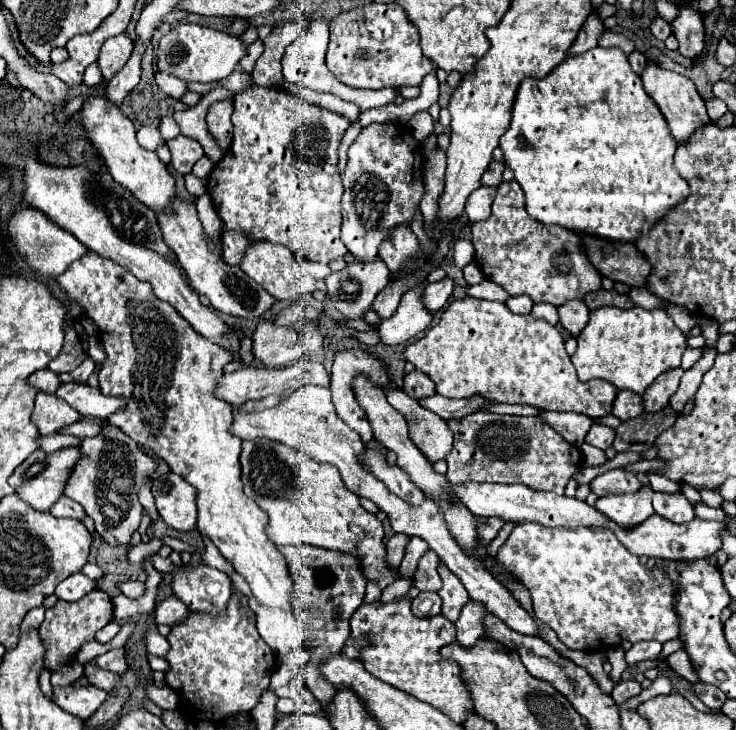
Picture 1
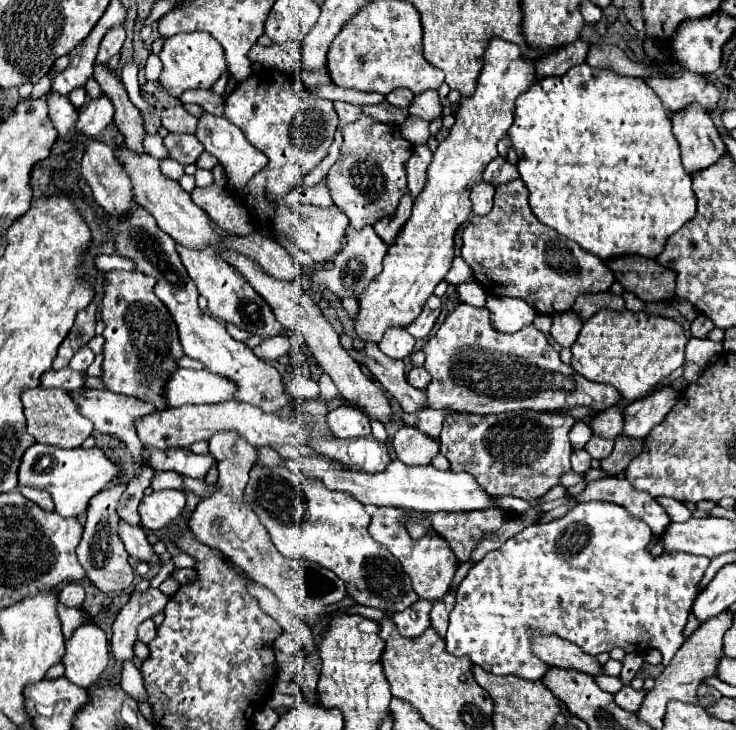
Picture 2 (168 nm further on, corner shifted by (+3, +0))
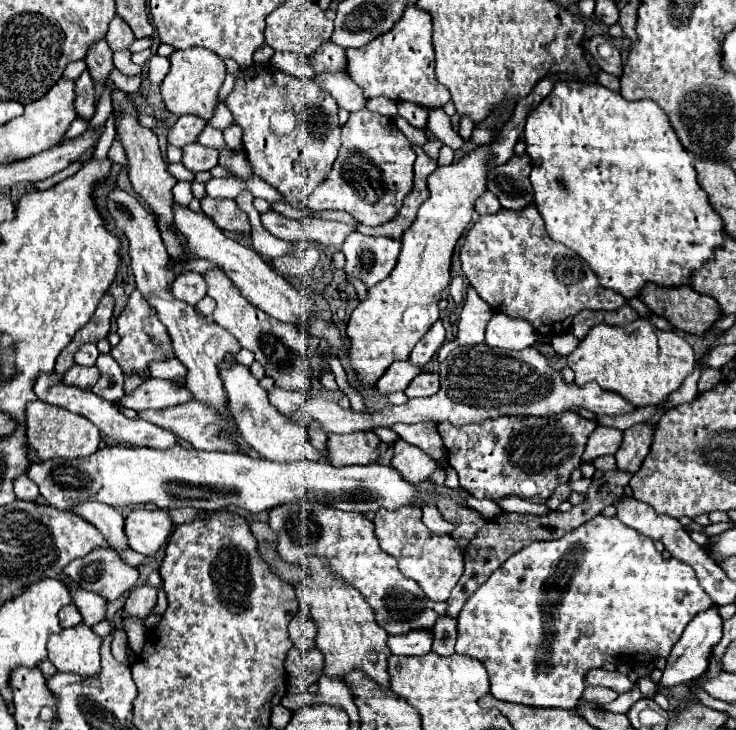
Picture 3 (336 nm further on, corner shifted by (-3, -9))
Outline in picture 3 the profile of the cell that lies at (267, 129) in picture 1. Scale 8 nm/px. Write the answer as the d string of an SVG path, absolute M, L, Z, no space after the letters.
M266 67L246 81L244 75L240 75L224 103L244 131L244 151L254 173L262 175L262 179L276 187L294 207L306 207L304 197L326 179L338 157L340 123L336 101L312 81L302 81Z

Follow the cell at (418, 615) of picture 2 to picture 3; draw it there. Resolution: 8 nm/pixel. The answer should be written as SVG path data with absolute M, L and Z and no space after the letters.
M412 629L412 633L388 637L388 647L394 655L426 655L432 649L432 631Z

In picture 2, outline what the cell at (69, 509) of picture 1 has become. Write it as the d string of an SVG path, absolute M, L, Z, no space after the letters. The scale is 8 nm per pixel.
M20 486L20 492L22 492L24 498L36 502L40 508L44 508L44 510L54 510L52 498L50 498L50 494L46 494L44 490L40 490L40 488L32 488L32 486Z

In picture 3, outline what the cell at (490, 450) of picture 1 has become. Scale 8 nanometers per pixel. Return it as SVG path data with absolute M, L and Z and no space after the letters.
M560 413L550 419L542 417L500 417L472 425L448 425L440 423L438 433L448 449L448 463L458 471L460 487L468 489L476 499L502 501L508 497L520 497L530 503L546 503L554 487L570 481L570 473L580 465L588 435L596 429L596 421L588 421L578 413Z

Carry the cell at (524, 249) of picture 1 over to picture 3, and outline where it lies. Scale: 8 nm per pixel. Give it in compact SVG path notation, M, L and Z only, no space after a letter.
M536 205L520 211L500 209L494 215L480 217L468 229L460 259L470 285L494 311L528 319L544 337L568 331L572 317L582 309L614 311L626 303L620 293L602 289L582 257L548 237Z

